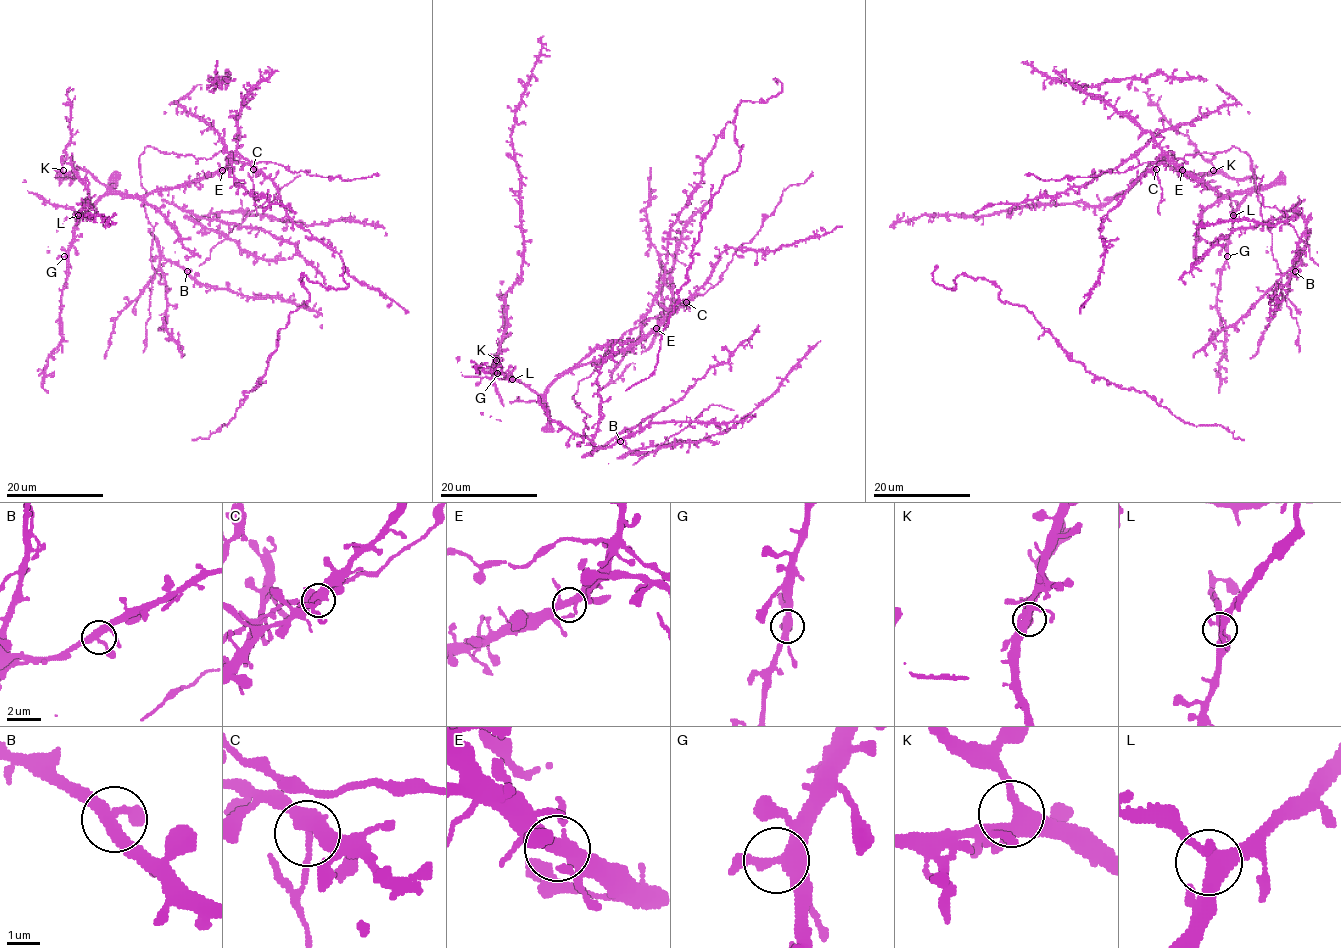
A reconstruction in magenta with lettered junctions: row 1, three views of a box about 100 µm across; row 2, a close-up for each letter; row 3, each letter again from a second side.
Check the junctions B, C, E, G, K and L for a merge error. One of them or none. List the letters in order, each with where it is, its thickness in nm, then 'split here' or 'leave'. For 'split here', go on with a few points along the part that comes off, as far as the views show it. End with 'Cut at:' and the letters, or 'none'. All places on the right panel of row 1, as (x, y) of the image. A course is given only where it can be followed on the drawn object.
B: place (1295, 271); calibre 320 nm; leave
C: place (1156, 169); calibre 360 nm; split here; course (1156, 169), (1162, 191), (1160, 215)
E: place (1182, 170); calibre 340 nm; leave
G: place (1227, 256); calibre 320 nm; leave
K: place (1213, 170); calibre 360 nm; leave
L: place (1233, 215); calibre 360 nm; leave
Cut at: C

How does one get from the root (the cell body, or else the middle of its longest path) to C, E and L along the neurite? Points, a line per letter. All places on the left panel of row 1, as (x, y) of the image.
C: (234, 150), (234, 159), (247, 162), (253, 169)
E: (234, 150), (234, 156), (222, 170)
L: (234, 150), (234, 156), (222, 169), (200, 180), (143, 195), (104, 193), (78, 215)

